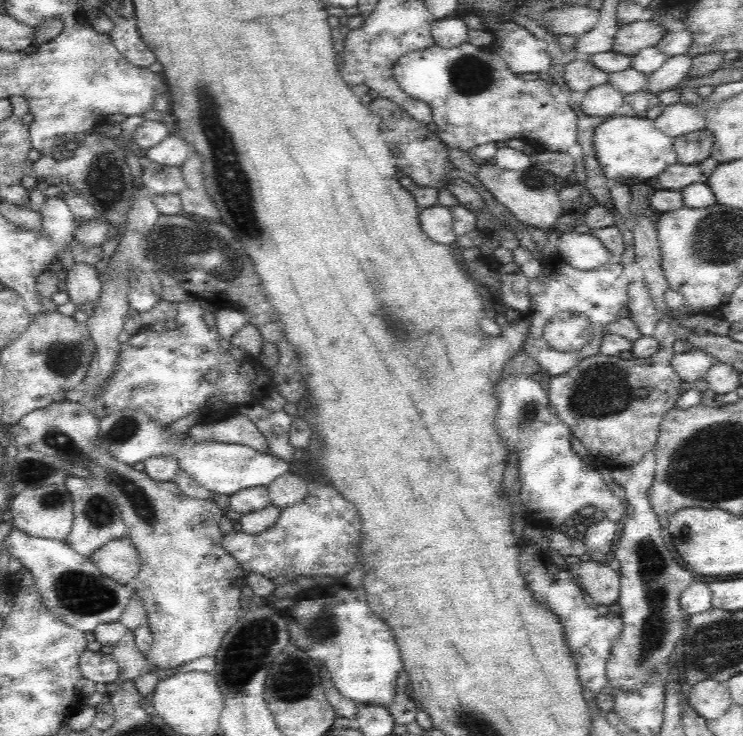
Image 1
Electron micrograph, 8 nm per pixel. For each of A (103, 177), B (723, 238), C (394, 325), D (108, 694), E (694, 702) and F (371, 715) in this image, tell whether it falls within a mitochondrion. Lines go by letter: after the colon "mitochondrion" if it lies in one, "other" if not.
A: mitochondrion
B: mitochondrion
C: mitochondrion
D: other
E: other
F: other

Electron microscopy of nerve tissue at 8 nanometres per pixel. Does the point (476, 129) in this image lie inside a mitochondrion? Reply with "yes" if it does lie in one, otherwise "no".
no

